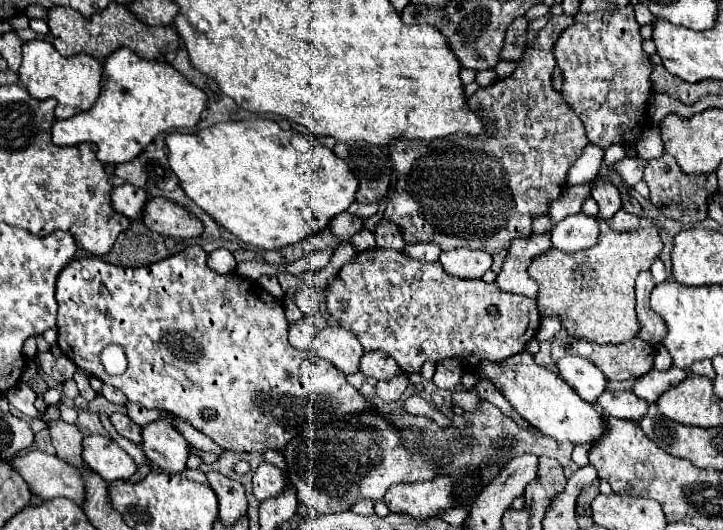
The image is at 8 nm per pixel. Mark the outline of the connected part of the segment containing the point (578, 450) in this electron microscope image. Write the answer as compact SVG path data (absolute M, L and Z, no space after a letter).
M579 444L579 446L575 446L573 448L573 462L581 468L581 466L585 466L585 464L589 464L589 458L587 458L587 450L589 450L589 444Z

